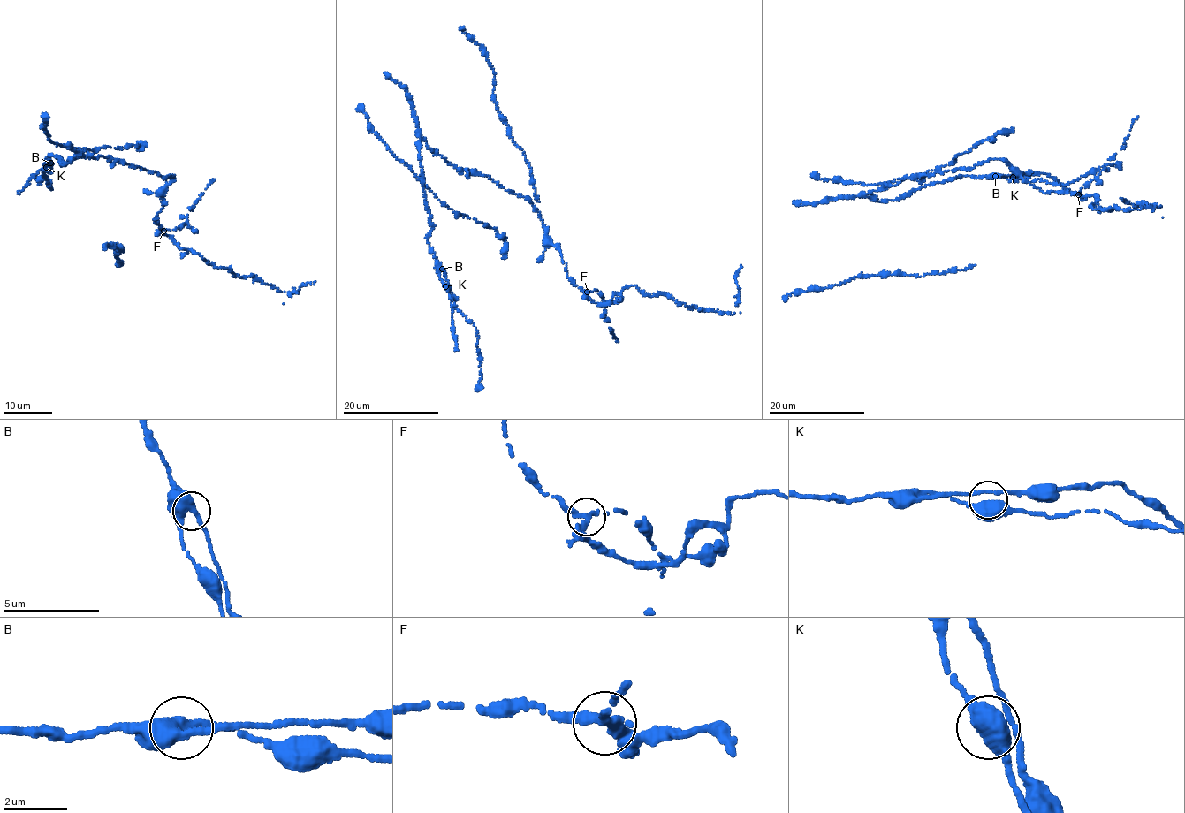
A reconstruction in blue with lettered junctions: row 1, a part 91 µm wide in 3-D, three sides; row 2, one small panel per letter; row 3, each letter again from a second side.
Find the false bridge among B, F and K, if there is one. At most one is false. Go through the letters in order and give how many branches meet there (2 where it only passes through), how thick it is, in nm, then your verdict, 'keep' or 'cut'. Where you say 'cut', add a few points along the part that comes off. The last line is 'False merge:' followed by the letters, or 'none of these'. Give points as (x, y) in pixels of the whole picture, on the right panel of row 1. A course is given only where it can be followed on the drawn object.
B: 3 branches meet; 360 nm thick; keep
F: 3 branches meet; 280 nm thick; cut; foreign part runs (1079, 194), (1095, 194), (1094, 208), (1161, 206), (1138, 208), (1121, 199)
K: 3 branches meet; 360 nm thick; keep
False merge: F

